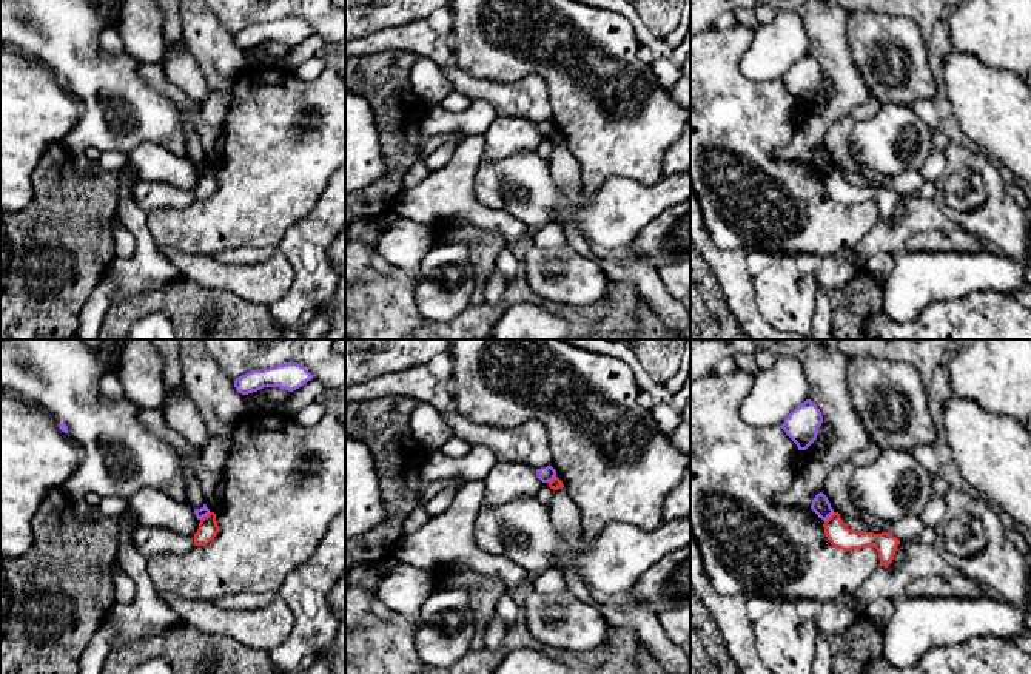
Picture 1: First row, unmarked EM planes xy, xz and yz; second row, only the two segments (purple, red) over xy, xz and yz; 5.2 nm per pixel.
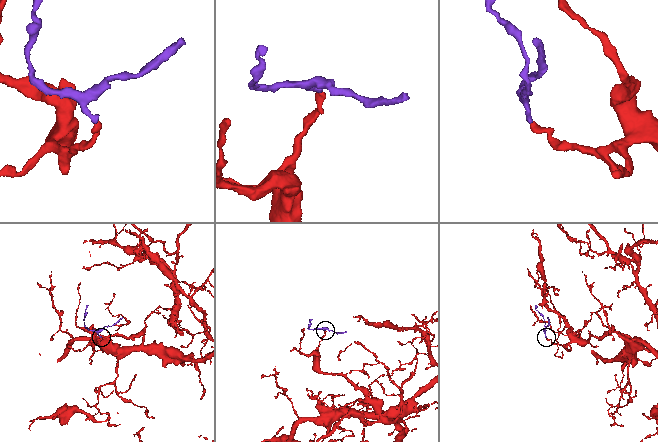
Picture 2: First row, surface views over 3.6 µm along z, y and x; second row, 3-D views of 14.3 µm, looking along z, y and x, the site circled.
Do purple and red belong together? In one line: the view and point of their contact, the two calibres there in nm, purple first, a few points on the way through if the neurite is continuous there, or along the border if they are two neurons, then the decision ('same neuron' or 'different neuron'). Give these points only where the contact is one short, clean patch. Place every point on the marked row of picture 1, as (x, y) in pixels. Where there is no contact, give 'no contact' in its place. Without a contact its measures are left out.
contact xy (205, 515); calibres 50 and 100 nm; border xy (210, 512), (201, 520); different neuron

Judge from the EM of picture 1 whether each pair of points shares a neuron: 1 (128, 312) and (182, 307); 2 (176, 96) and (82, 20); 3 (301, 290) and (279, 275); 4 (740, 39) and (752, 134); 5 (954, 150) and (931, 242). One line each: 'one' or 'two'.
1: one
2: two
3: two
4: one
5: two

